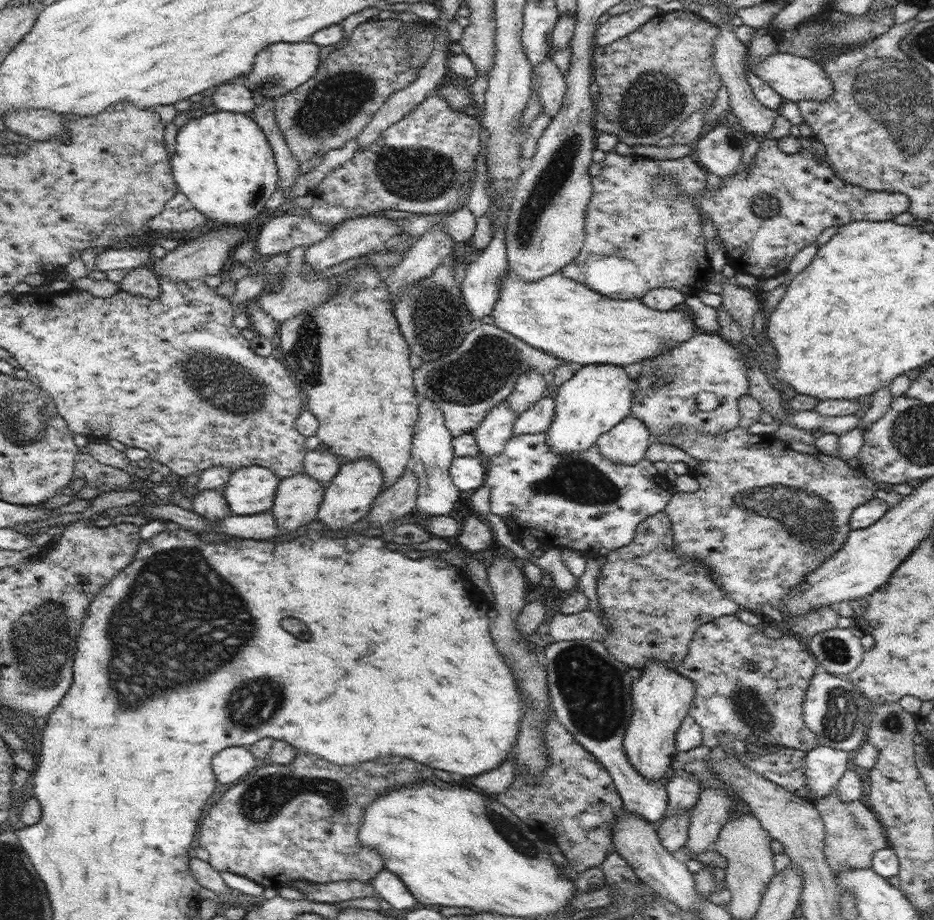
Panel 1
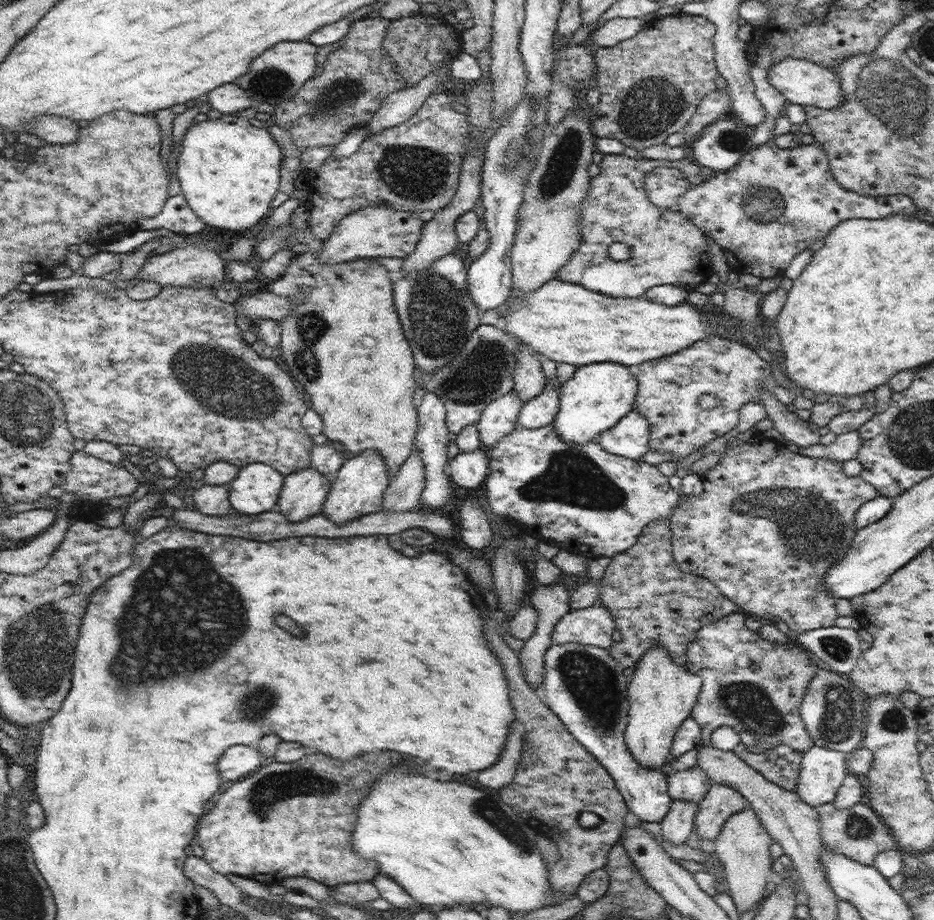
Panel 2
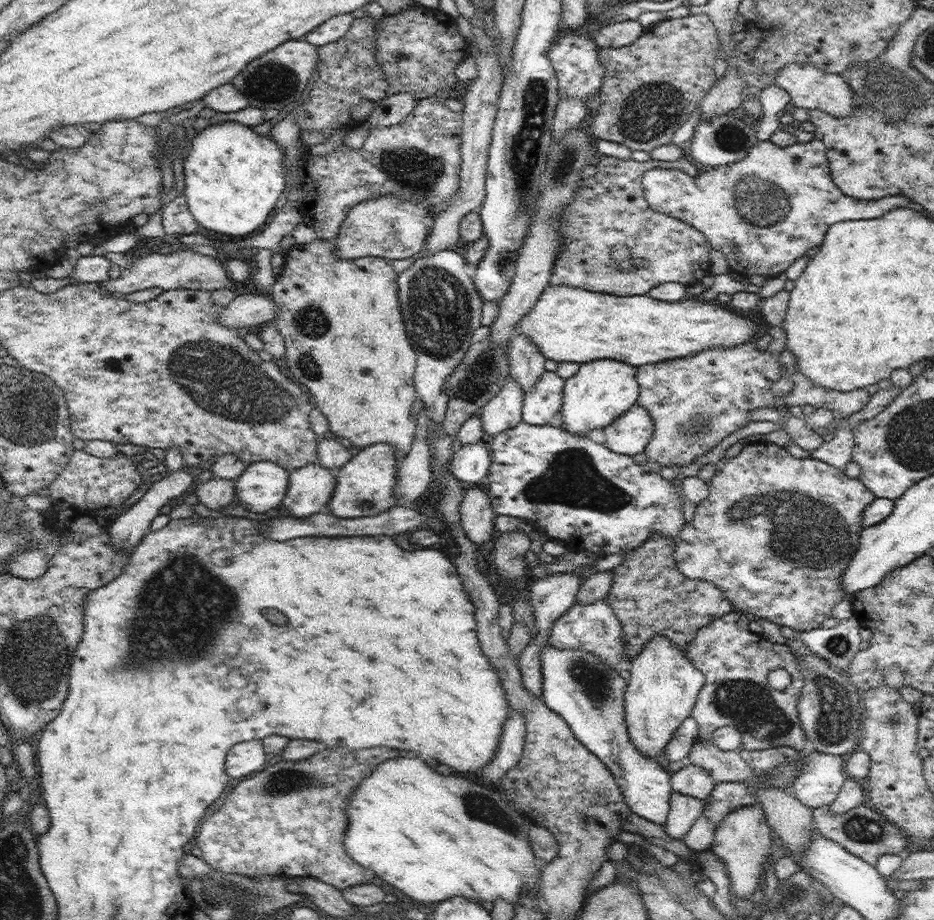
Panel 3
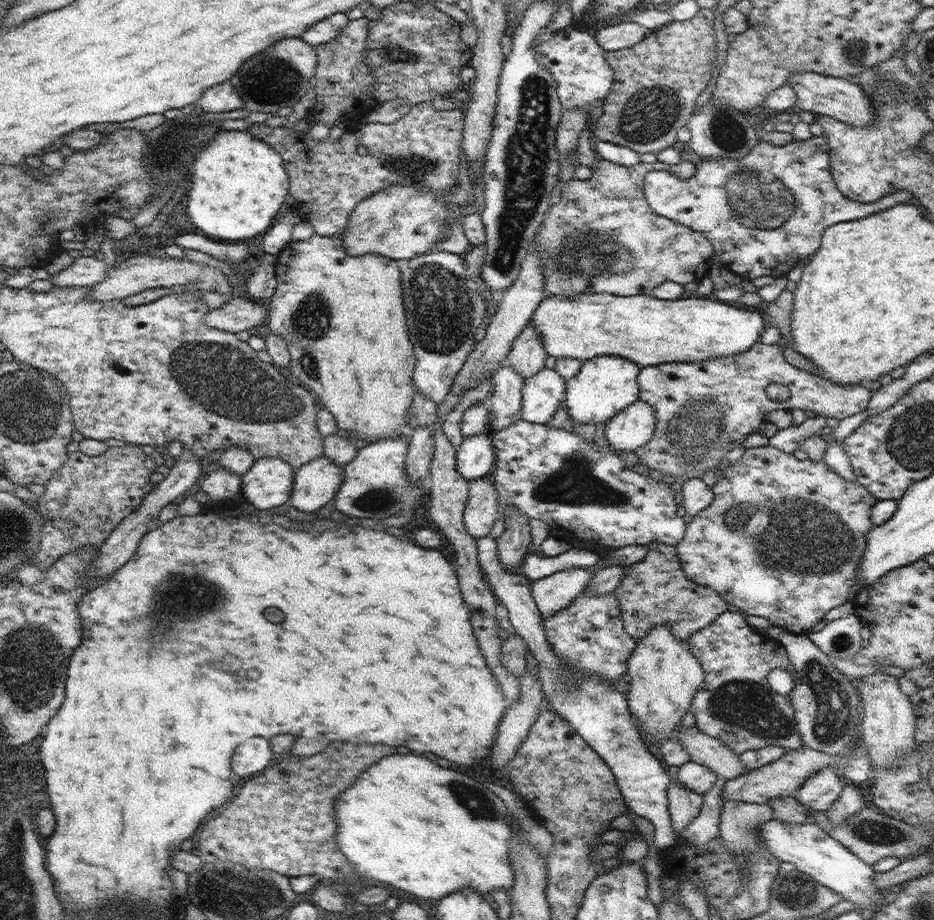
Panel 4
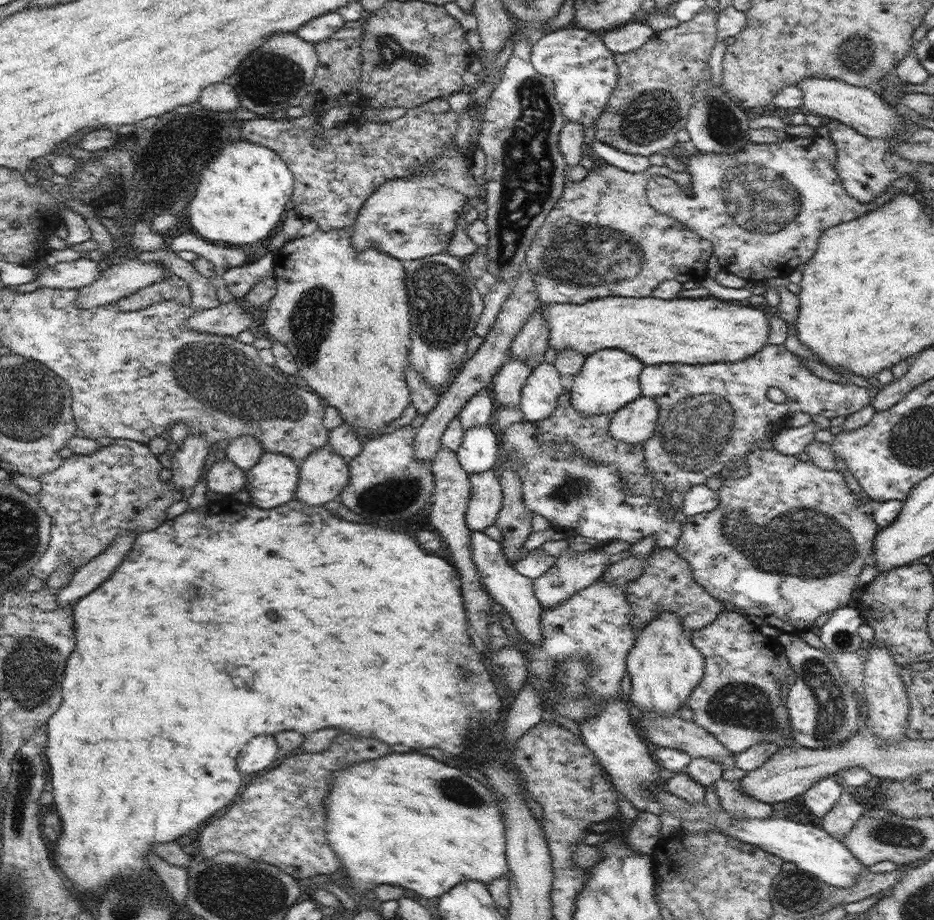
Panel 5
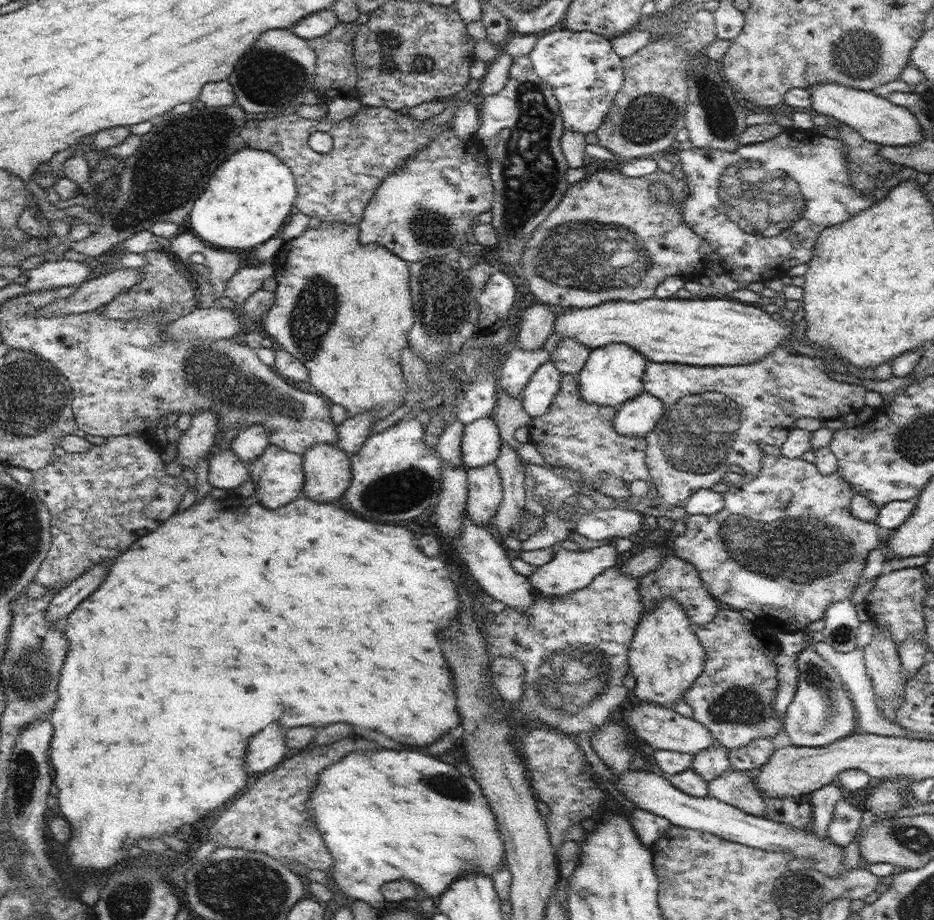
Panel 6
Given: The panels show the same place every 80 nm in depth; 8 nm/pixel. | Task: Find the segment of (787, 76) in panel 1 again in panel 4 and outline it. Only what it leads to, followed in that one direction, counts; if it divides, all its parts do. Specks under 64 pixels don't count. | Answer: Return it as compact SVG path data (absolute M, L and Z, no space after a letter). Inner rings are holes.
M797 72L789 78L787 84L797 92L798 102L796 105L803 110L834 117L840 122L857 128L867 128L877 119L869 94L867 95L856 82L834 76L824 76L815 72Z

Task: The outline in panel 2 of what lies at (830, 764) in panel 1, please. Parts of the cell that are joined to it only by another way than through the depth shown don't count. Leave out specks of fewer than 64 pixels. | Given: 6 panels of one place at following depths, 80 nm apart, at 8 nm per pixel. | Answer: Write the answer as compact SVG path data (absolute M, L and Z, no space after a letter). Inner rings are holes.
M814 745L803 753L796 793L814 808L833 803L848 772L848 754Z

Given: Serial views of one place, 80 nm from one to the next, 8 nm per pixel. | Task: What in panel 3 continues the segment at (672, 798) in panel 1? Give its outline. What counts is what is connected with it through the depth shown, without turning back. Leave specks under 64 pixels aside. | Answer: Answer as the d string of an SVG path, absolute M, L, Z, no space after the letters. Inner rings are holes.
M692 763L676 773L671 773L670 786L672 792L706 801L716 784L712 777L704 768Z

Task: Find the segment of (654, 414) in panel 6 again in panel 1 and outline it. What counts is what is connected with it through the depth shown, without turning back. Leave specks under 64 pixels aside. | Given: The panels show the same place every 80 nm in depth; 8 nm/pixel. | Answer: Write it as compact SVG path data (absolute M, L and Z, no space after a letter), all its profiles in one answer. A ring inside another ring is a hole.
M630 414L612 430L600 435L596 445L603 457L615 463L635 465L645 458L651 443L649 428Z

